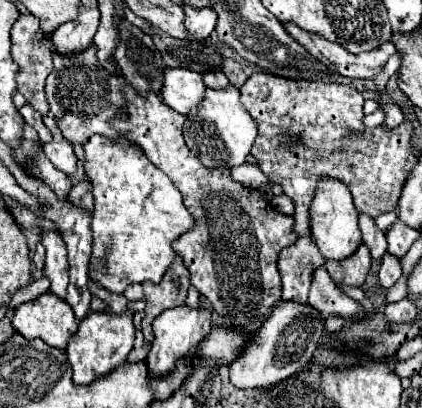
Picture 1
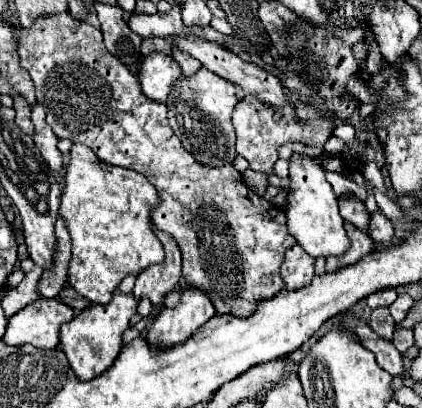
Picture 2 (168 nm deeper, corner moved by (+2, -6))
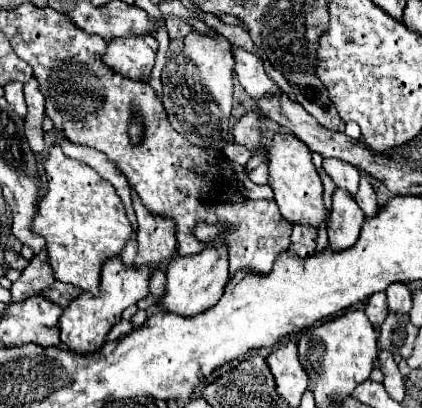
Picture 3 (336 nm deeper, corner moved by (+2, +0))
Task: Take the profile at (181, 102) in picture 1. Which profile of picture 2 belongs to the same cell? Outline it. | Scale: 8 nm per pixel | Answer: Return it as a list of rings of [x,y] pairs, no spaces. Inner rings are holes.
[[[153,53],[145,57],[141,71],[137,73],[143,93],[157,103],[167,103],[181,75],[181,67],[165,53]]]

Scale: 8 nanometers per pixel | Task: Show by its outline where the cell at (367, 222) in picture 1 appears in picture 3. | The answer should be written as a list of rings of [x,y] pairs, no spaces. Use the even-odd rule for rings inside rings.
[[[323,159],[323,169],[325,173],[333,179],[333,183],[341,189],[347,189],[351,195],[357,193],[357,185],[359,185],[359,171],[343,161],[337,159]]]

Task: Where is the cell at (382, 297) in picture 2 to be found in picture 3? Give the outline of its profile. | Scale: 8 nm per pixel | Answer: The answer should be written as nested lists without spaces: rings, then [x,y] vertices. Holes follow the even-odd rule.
[[[383,291],[375,293],[373,297],[369,297],[365,313],[367,313],[367,317],[369,317],[369,321],[371,321],[373,327],[379,327],[385,321],[389,309],[387,309],[387,297],[385,297]]]

